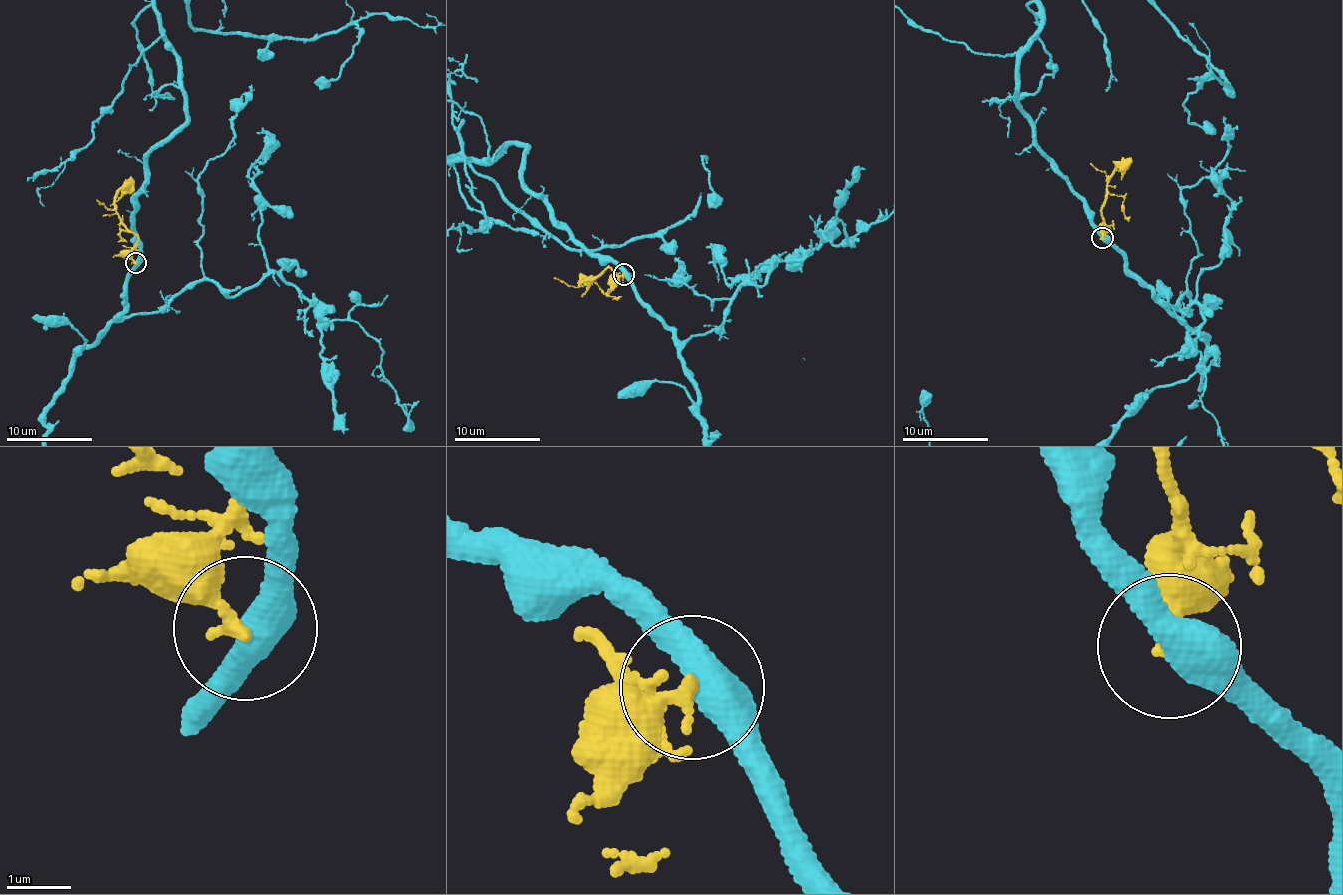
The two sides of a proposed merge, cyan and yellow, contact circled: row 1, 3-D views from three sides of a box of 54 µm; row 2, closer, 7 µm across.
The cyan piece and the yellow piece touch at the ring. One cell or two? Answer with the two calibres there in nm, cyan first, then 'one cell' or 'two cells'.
500/300 nm | two cells

